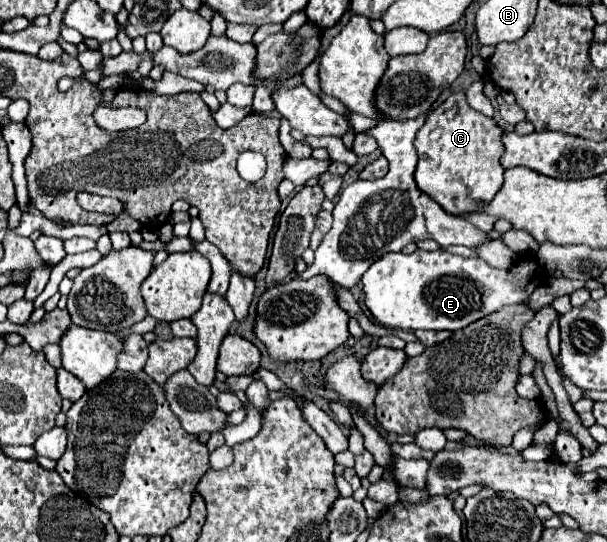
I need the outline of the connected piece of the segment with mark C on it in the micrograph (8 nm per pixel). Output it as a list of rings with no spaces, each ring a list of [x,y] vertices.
[[[462,92],[452,94],[434,112],[428,114],[424,126],[414,138],[418,152],[416,184],[434,202],[438,202],[448,214],[462,216],[478,212],[488,204],[504,184],[504,170],[500,158],[504,144],[500,140],[502,128],[492,118],[472,110]]]

